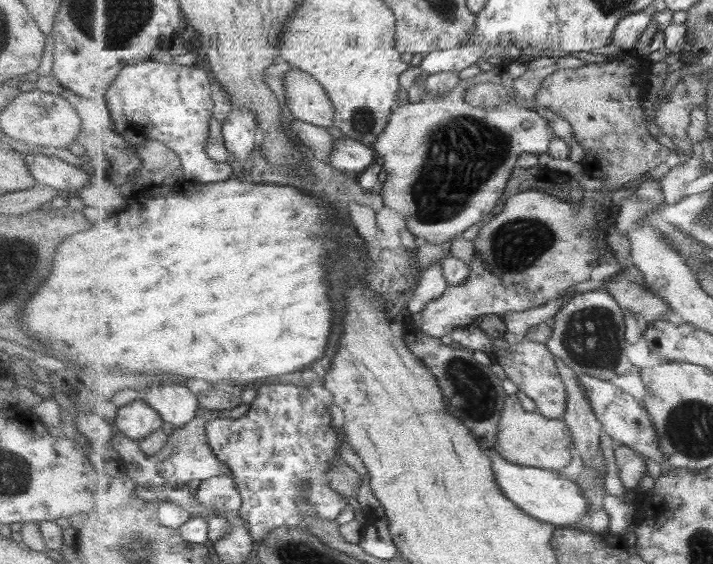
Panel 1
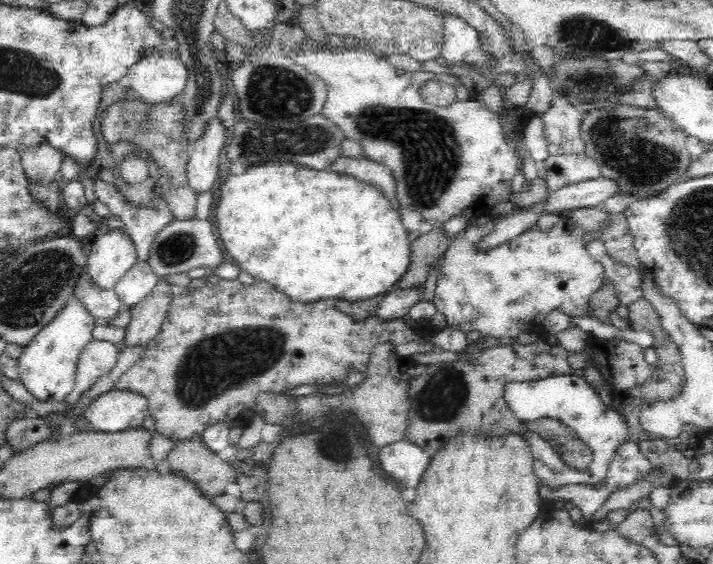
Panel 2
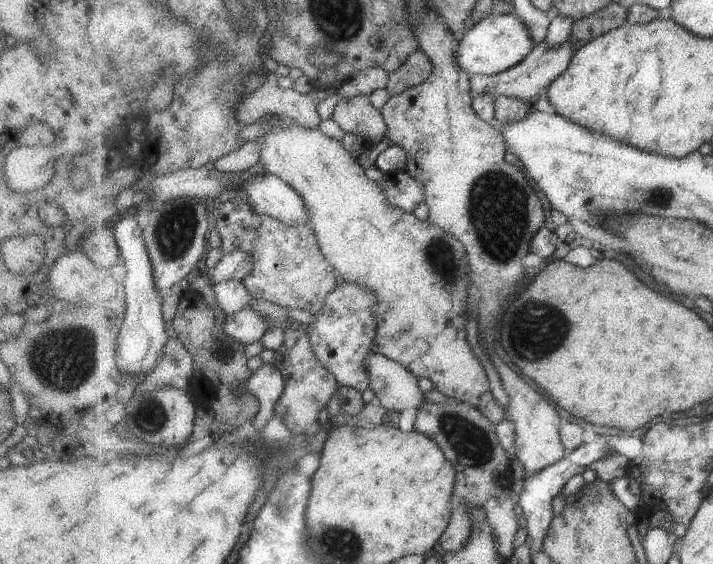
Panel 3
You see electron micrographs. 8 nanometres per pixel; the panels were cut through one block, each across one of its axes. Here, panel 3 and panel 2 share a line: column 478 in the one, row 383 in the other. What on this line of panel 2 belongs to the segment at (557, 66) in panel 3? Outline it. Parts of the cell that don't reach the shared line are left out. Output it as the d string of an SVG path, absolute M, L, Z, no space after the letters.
M92 340L84 346L78 358L73 391L65 401L74 408L82 394L85 394L93 384L117 363L120 345L100 340Z

